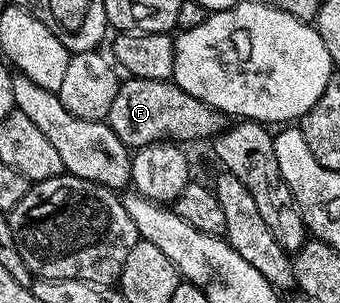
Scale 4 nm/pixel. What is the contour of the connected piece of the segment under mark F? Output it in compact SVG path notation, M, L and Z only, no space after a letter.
M130 76L120 81L117 96L113 96L113 108L109 108L105 121L129 148L147 146L159 139L174 140L179 144L187 144L190 138L211 140L225 129L225 116L220 110L214 110L209 104L189 96L174 81Z

